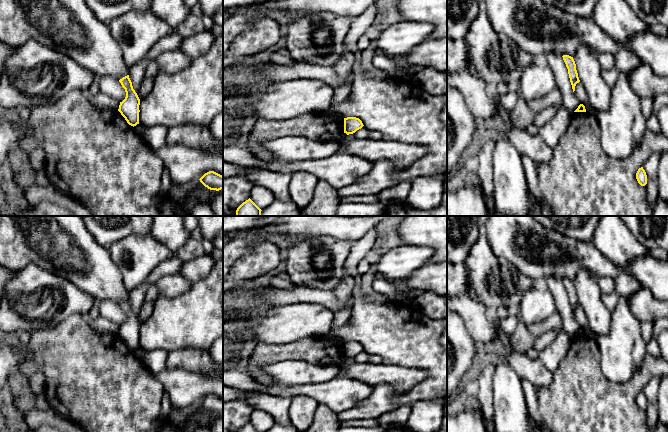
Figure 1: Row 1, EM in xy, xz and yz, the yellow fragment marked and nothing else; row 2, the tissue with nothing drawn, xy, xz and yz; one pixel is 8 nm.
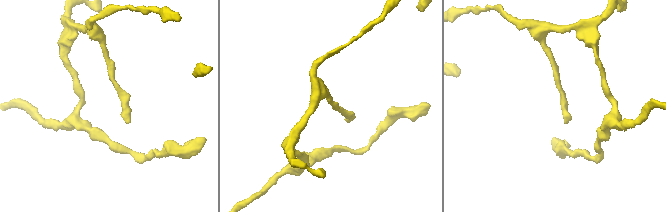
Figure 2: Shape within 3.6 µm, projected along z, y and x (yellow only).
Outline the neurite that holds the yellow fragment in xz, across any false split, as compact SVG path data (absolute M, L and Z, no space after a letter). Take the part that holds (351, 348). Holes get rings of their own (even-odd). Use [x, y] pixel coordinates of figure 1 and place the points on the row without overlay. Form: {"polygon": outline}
{"polygon": "M347 341L344 342L344 357L347 359L355 357L363 351L363 347L359 342Z"}

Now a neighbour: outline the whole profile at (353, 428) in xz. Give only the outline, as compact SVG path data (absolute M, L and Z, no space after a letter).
M351 426L351 427L338 427L337 432L387 432L387 430L381 426L369 428L369 427L360 427L360 426Z

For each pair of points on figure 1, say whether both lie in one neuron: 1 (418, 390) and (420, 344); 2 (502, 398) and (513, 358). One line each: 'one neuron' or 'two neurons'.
1: one neuron
2: two neurons

